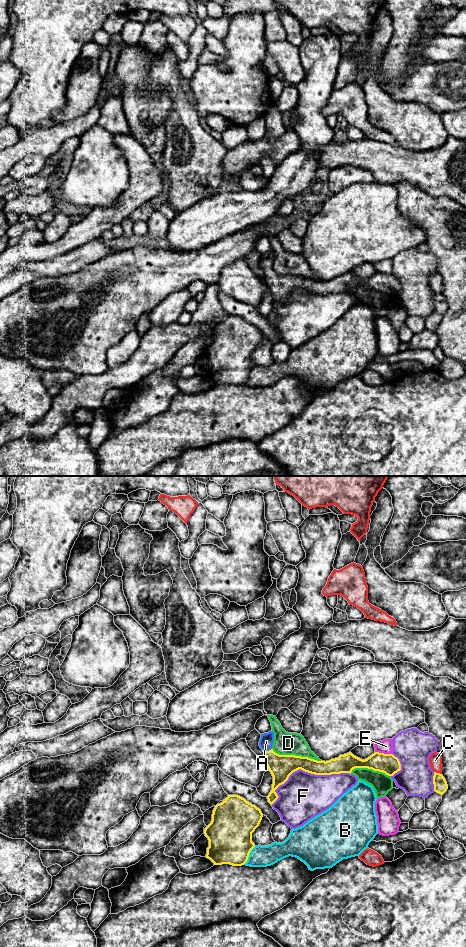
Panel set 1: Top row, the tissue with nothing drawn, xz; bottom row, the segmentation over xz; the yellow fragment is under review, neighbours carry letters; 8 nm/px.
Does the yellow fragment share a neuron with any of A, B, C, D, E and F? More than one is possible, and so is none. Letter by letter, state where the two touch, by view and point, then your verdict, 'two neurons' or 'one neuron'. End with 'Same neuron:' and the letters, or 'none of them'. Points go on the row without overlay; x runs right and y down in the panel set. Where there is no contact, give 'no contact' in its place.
A: xz (269, 270) | one neuron
B: xz (248, 375) | two neurons
C: xz (438, 293) | two neurons
D: xz (296, 276) | two neurons
E: xz (383, 273) | two neurons
F: xz (304, 290) | two neurons
Same neuron: A

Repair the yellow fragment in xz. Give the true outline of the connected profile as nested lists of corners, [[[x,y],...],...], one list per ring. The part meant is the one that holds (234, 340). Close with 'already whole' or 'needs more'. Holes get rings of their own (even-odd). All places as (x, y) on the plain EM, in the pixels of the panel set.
[[[228,315],[213,330],[212,341],[204,354],[209,360],[206,378],[214,385],[244,385],[255,367],[252,353],[263,334],[259,328],[238,315]]]; already whole

